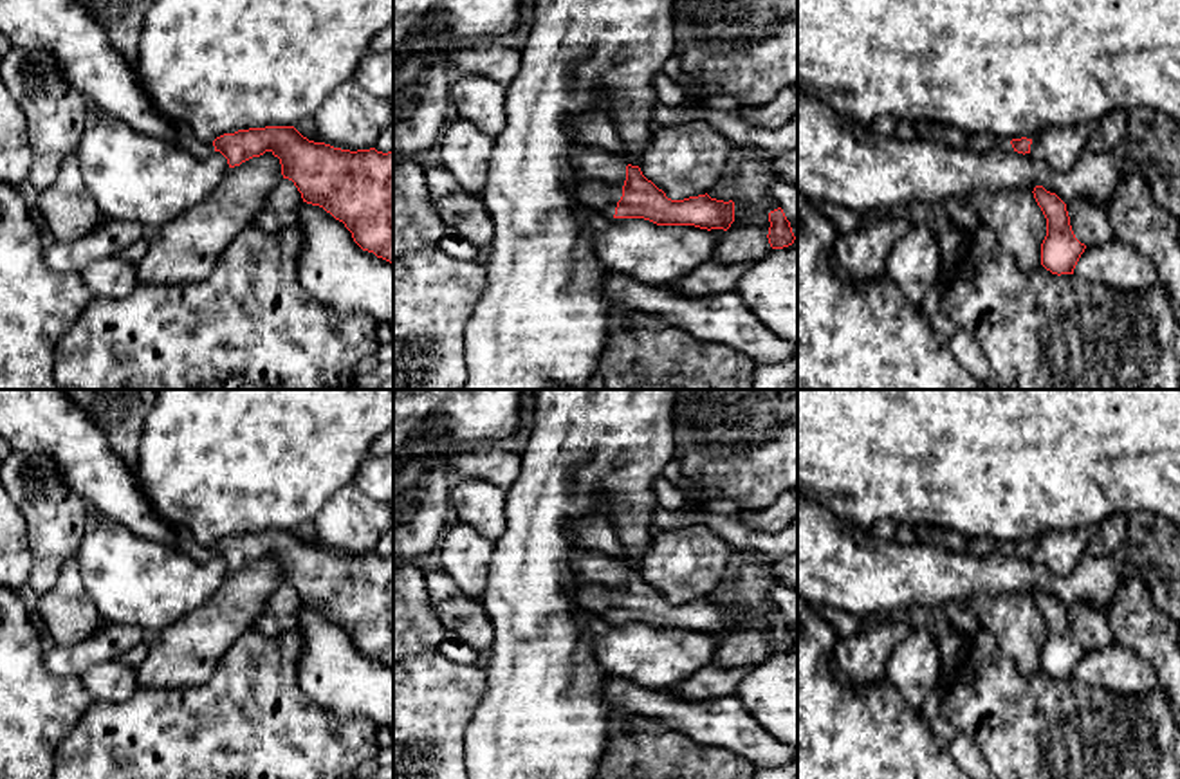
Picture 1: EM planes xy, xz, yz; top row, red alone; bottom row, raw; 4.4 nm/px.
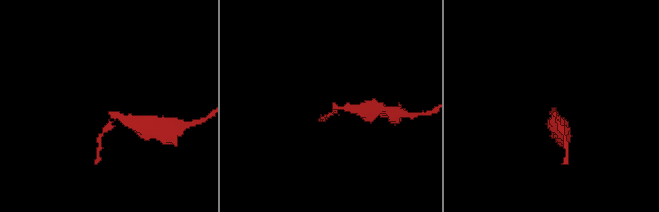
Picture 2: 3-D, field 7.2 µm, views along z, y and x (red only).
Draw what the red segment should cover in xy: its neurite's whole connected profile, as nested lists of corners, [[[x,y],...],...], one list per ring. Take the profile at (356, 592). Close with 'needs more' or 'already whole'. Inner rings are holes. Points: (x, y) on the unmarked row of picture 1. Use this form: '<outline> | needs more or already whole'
[[[170,525],[175,548],[197,563],[220,555],[235,572],[271,555],[303,606],[343,626],[363,655],[393,667],[393,555],[334,552],[309,545],[294,530],[238,534],[209,546],[200,545],[184,525]]] | needs more

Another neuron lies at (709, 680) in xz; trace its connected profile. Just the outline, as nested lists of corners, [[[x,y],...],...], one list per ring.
[[[704,664],[696,673],[684,678],[680,683],[668,687],[666,694],[689,701],[736,696],[742,680],[751,671],[752,667],[720,667],[714,664]]]

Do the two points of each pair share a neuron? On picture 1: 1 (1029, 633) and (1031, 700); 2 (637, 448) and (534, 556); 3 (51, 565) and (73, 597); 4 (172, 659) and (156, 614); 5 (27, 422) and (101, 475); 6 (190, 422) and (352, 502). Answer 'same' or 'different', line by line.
1: different
2: same
3: different
4: different
5: same
6: different

